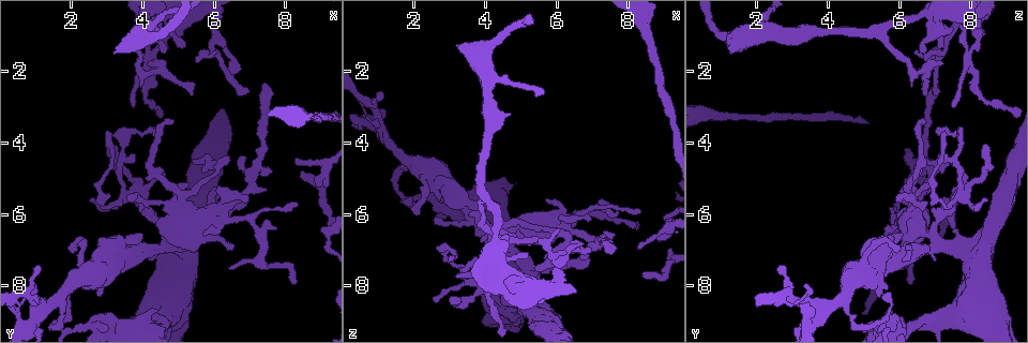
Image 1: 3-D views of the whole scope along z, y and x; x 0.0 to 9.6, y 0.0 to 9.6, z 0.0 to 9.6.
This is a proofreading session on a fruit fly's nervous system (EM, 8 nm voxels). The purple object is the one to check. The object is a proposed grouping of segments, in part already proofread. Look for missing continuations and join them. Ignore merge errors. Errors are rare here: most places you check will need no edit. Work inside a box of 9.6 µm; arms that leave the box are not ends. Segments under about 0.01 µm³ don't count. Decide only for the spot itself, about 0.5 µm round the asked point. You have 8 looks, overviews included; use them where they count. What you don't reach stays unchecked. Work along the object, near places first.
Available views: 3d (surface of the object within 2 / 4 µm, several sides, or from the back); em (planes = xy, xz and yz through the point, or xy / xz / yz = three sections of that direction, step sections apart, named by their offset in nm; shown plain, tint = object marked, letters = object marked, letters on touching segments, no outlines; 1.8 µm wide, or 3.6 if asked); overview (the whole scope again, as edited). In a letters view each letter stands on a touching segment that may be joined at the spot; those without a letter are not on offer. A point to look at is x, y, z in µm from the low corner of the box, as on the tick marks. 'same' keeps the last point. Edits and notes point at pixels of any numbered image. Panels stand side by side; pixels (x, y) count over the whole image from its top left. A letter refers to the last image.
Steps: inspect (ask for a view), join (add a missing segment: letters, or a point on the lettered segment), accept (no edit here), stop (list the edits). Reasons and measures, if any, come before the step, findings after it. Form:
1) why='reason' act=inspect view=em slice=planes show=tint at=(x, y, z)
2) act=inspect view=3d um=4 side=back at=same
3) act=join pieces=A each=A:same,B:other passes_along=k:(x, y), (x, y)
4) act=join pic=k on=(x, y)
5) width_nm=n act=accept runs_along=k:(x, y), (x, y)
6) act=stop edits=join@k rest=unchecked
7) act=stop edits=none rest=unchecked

why='free end' act=inspect view=3d um=4 at=(8.45, 4.75, 7.60)

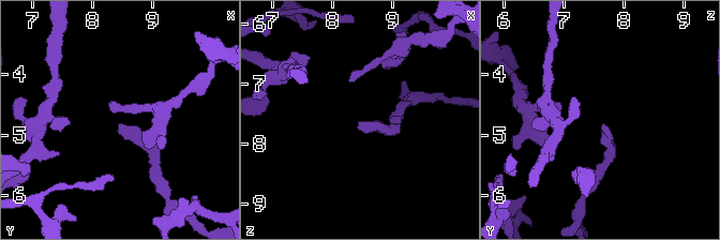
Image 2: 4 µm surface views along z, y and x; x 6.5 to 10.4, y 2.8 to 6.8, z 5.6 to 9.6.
why='need the tissue' act=inspect view=em slice=yz step=4 show=plain at=(8.45, 4.80, 7.65)

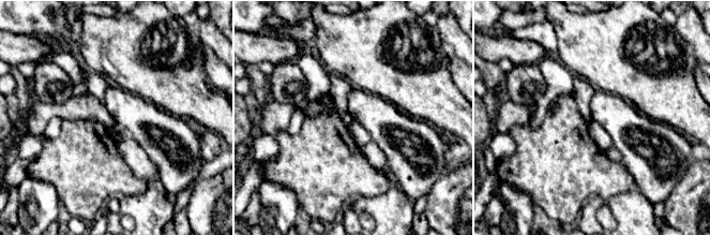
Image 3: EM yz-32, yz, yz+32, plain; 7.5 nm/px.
why='what lies round it' act=inspect view=em slice=yz step=4 show=letters at=same

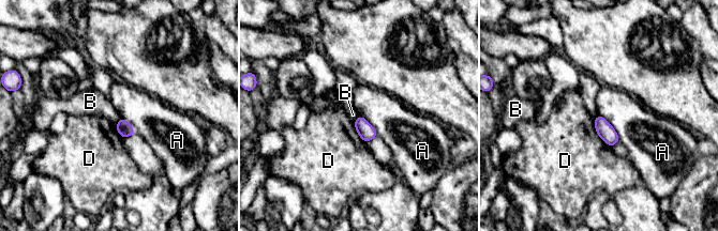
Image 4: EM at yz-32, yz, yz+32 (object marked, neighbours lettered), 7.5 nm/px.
act=accept each=A:other,B:other,D:other border=4:(599, 114), (611, 125), (619, 139) found='none of them fits'

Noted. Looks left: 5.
why='arms run side by side' act=inspect view=em slice=planes show=tint at=(6.00, 1.00, 7.35)

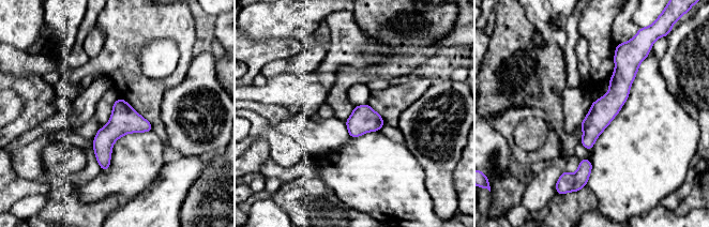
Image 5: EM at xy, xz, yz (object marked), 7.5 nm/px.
act=inspect view=em slice=planes show=letters at=same

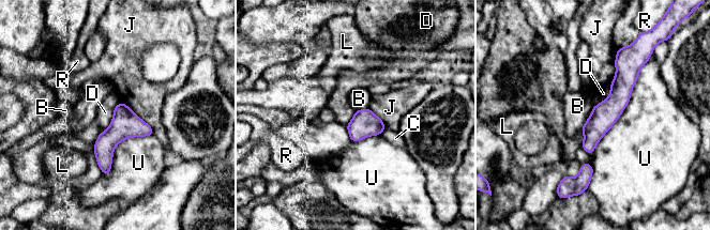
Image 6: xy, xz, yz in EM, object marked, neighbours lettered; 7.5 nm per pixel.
act=accept each=B:other,C:other,D:other,J:other,L:other,R:other,U:other runs_along=6:(618, 59), (620, 95), (590, 150) found='no lettered segment goes on from it'

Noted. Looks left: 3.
why='calibre changes' act=inspect view=3d um=2 at=(3.55, 7.05, 6.00)

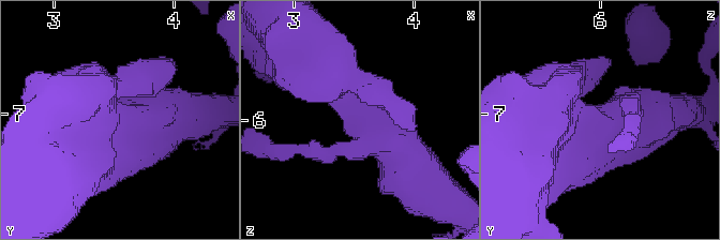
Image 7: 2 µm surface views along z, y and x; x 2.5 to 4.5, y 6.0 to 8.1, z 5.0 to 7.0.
why='need the tissue' act=inspect view=em slice=planes show=tint at=(3.58, 7.08, 5.98)

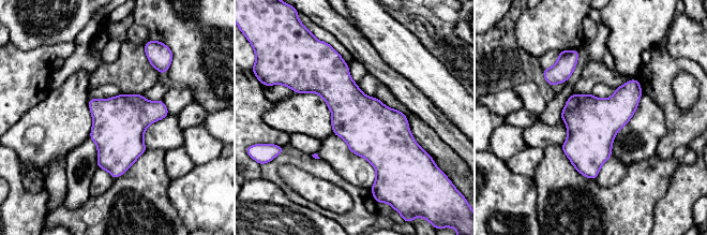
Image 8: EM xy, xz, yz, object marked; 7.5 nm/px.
act=inspect view=em slice=planes show=letters at=same

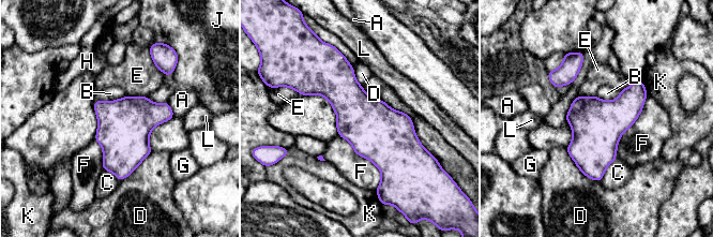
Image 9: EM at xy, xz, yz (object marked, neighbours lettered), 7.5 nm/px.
width_nm=380 act=accept each=A:other,B:other,C:other,D:other,E:other,F:other,G:other,H:other,J:other,K:other,L:other found='none of them fits'

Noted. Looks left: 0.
act=stop edits=none rest=unchecked

